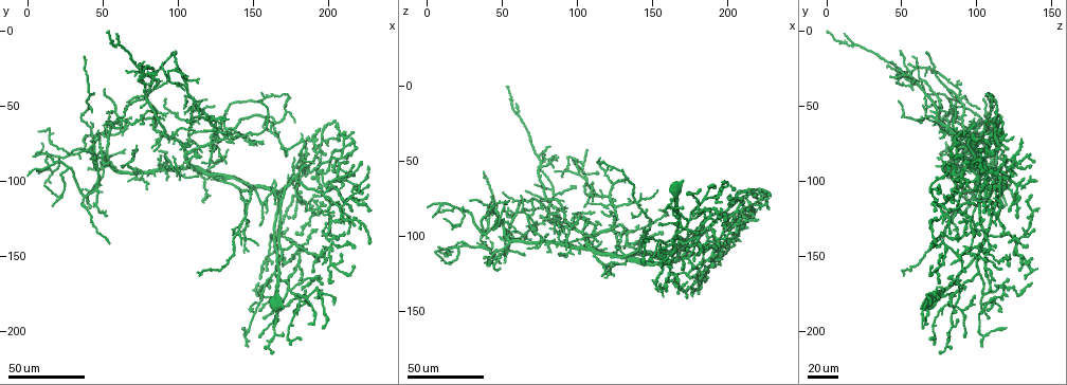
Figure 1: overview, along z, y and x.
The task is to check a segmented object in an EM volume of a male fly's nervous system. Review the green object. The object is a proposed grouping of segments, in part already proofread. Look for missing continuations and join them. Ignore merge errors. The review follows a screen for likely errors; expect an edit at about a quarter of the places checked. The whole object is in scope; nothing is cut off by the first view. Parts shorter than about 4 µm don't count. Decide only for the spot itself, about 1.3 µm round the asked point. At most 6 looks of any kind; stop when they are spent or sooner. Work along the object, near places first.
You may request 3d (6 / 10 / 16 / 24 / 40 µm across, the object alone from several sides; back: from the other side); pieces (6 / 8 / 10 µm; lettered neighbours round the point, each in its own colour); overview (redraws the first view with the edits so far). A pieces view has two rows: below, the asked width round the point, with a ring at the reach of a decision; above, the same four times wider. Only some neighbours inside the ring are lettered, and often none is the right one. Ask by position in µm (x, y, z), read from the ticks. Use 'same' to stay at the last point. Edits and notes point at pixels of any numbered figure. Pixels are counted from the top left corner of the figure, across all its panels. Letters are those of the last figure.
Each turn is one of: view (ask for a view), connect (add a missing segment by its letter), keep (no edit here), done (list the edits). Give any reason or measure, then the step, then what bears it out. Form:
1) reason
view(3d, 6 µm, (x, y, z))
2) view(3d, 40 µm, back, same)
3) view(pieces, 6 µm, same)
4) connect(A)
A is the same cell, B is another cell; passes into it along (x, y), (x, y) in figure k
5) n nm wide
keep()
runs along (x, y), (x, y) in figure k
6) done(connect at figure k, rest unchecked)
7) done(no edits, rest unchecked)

view(3d, 24 µm, (68, 100, 108))

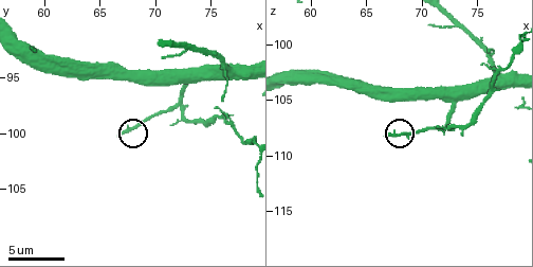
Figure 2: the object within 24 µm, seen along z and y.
see the neighbours
view(pieces, 6 µm, (66.6, 100.2, 108.0))

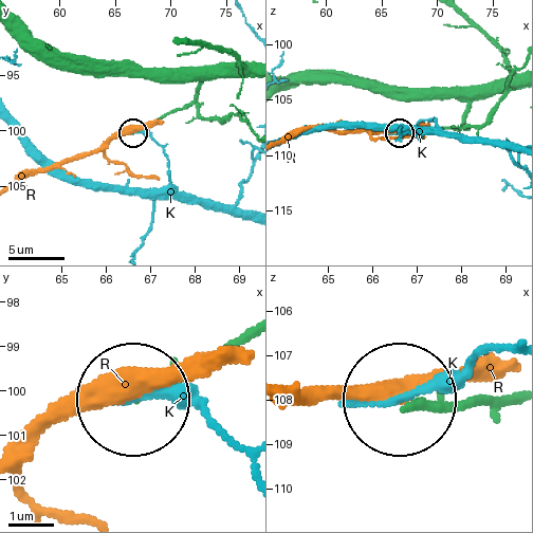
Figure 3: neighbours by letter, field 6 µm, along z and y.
keep()
K and R are other cells; runs along (244, 332), (134, 397) in figure 3; no lettered segment goes on from it

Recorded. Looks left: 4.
end of a long branch
view(3d, 40 µm, (118, 88, 84))

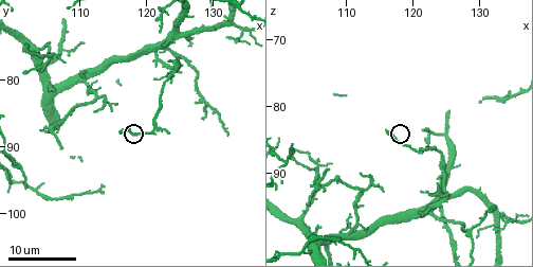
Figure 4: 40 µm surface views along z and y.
view(pieces, 6 µm, (116.0, 87.5, 83.5))

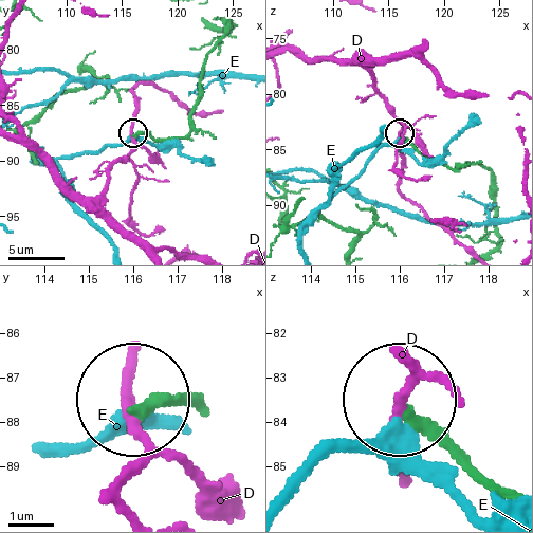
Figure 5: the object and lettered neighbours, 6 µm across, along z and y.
keep()
D and E are other cells; runs along (230, 24), (207, 55), (189, 132), (181, 138), (133, 134) in figure 5; none of them fits

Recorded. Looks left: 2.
an open end
view(3d, 40 µm, (104, 54, 80))

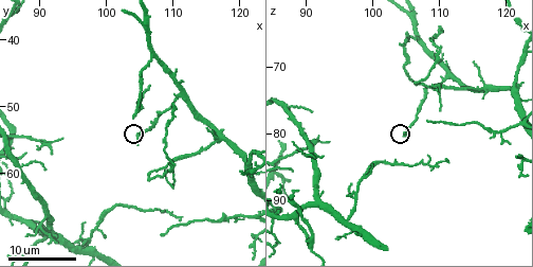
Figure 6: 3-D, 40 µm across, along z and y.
view(pieces, 8 µm, (104.5, 55.5, 80.0))

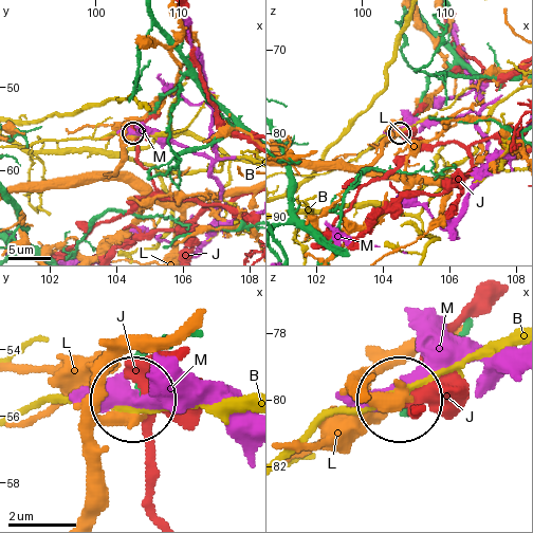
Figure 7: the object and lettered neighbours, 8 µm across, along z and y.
130 nm wide
keep()
B, J, L and M are other cells; none of them fits

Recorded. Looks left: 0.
done(no edits, rest unchecked)

